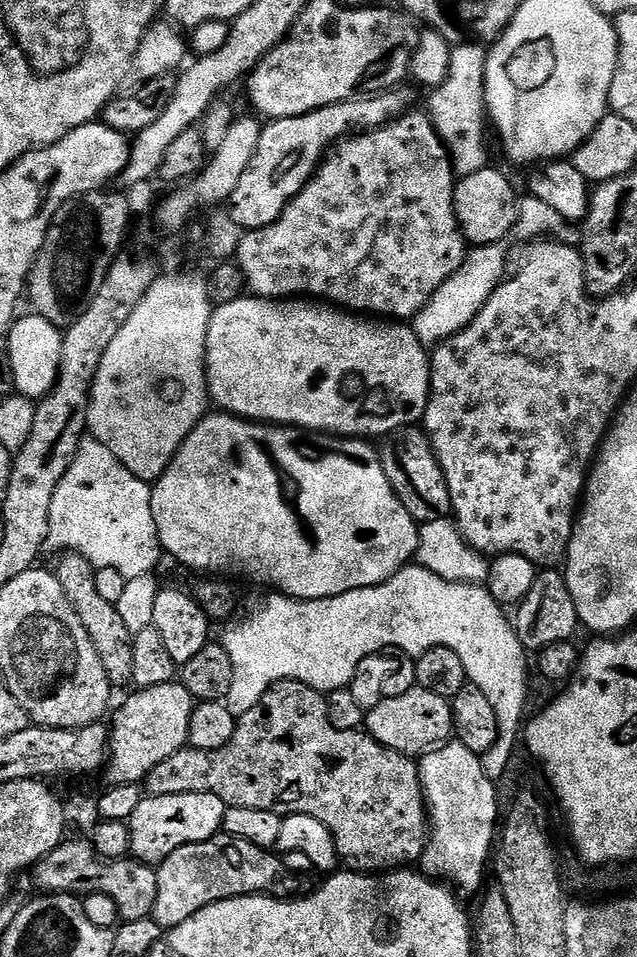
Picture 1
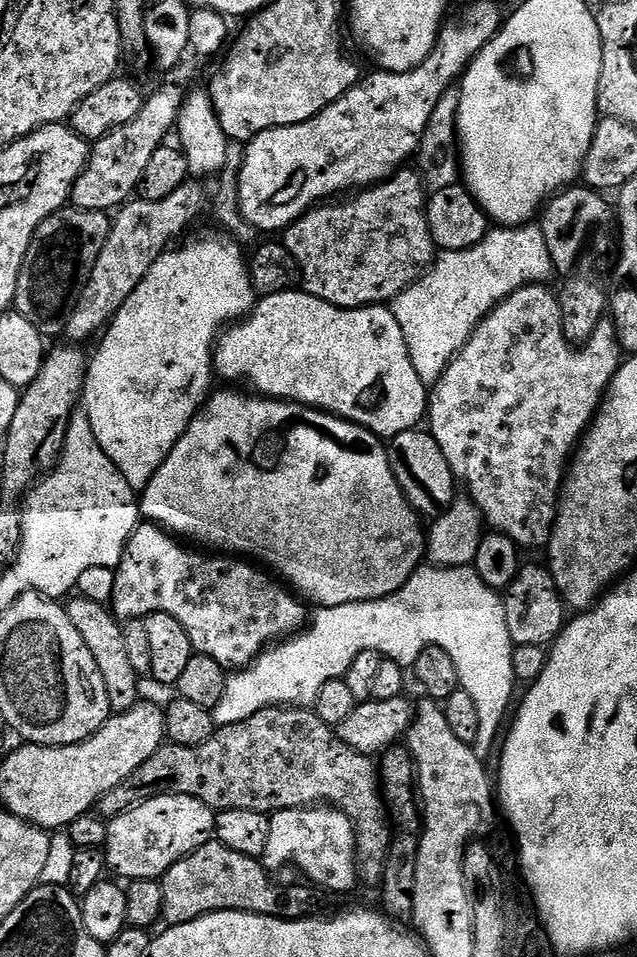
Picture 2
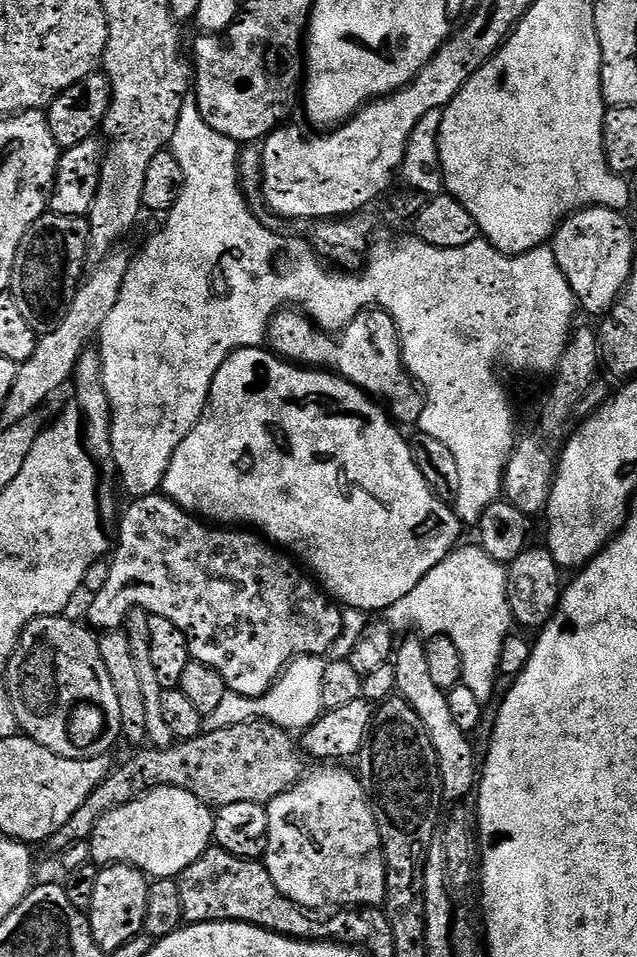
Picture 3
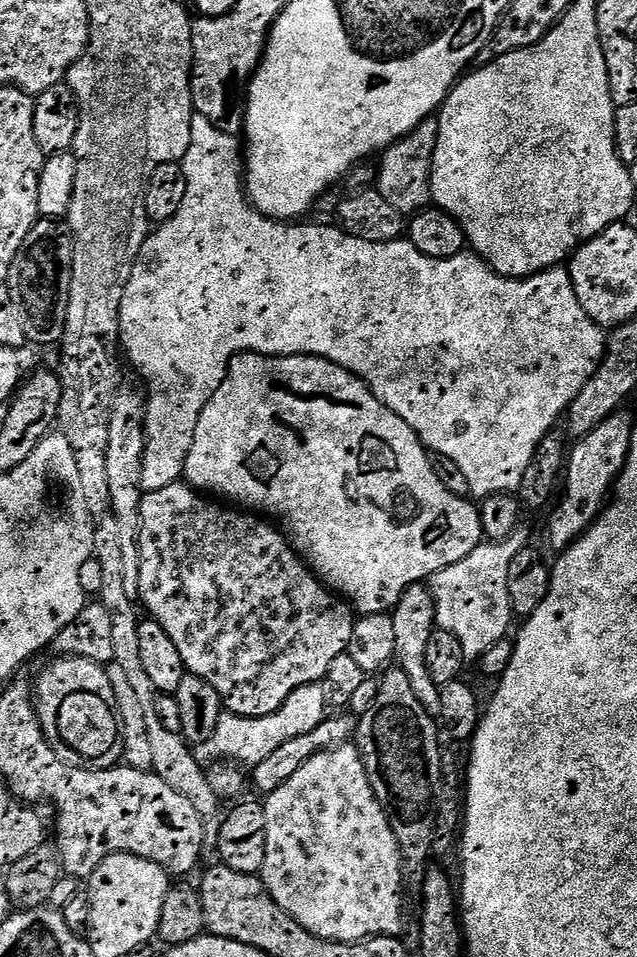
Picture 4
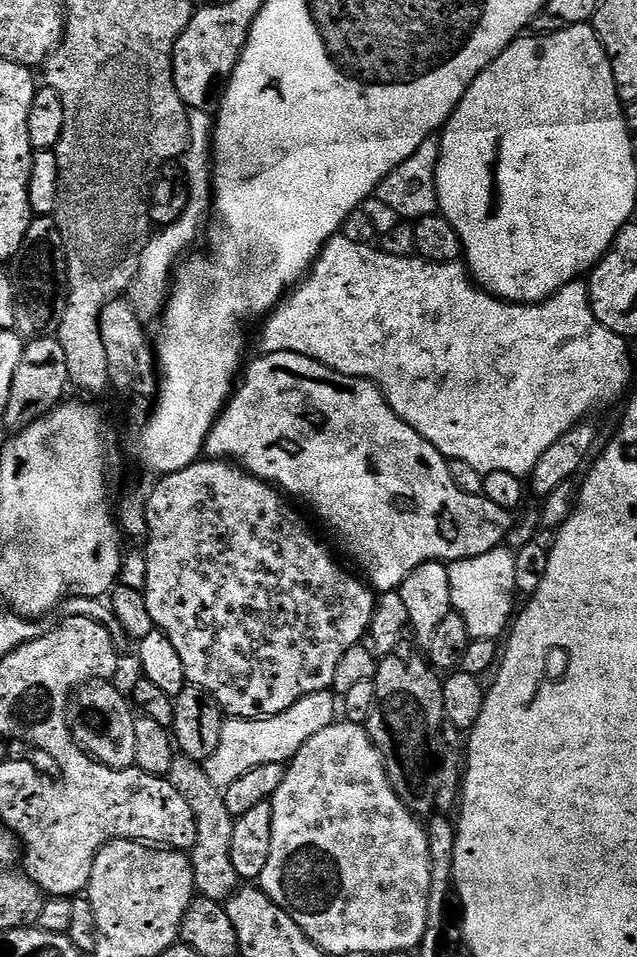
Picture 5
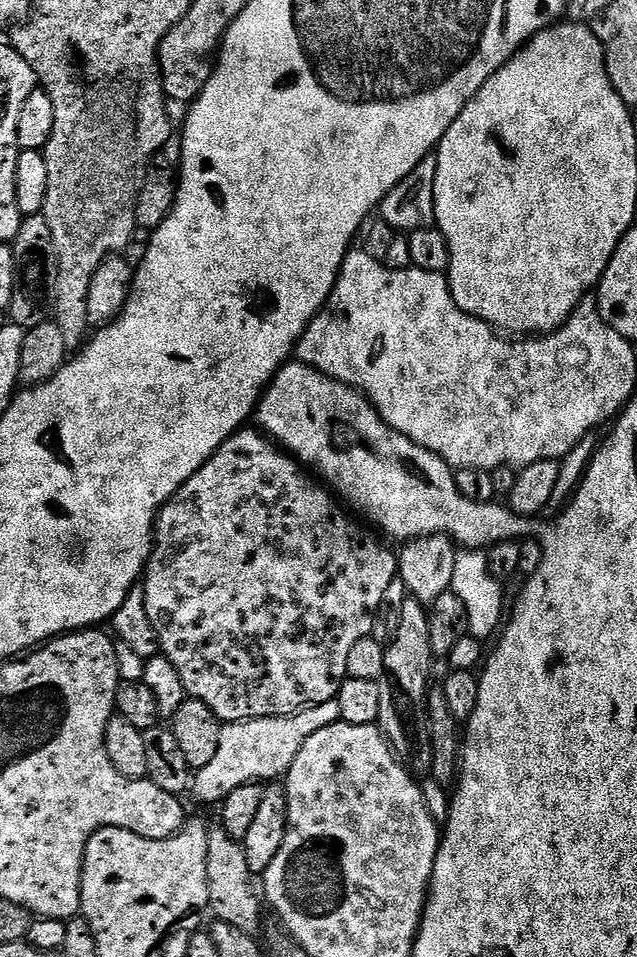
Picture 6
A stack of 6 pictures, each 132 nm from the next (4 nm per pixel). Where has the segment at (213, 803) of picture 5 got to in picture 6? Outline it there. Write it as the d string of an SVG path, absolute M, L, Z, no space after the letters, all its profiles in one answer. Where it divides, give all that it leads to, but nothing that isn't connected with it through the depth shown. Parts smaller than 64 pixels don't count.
M216 826L208 833L208 845L206 846L206 882L208 883L208 907L211 915L216 920L227 922L230 926L243 932L259 933L260 916L256 913L256 896L258 900L258 888L252 885L254 874L250 866L246 866L243 843L237 842L230 834L224 832L223 827Z

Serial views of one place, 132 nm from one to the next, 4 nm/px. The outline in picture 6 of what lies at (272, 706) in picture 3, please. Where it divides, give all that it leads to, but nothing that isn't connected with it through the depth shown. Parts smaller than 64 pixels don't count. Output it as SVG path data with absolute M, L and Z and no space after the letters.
M336 700L303 708L293 716L271 716L243 720L237 724L225 723L220 729L218 750L214 758L208 765L195 769L190 785L191 795L196 795L204 804L216 806L243 784L279 781L287 777L290 766L294 766L294 758L298 758L298 750L302 750L302 745L313 734L318 734L318 730L326 730L326 726L339 723L340 711Z

